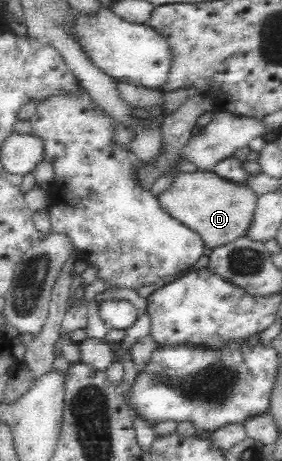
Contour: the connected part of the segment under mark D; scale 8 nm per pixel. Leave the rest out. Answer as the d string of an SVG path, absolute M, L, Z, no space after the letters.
M196 170L175 176L173 183L158 195L158 202L165 213L198 233L204 247L213 249L245 235L258 196L248 186L225 182L212 170Z

